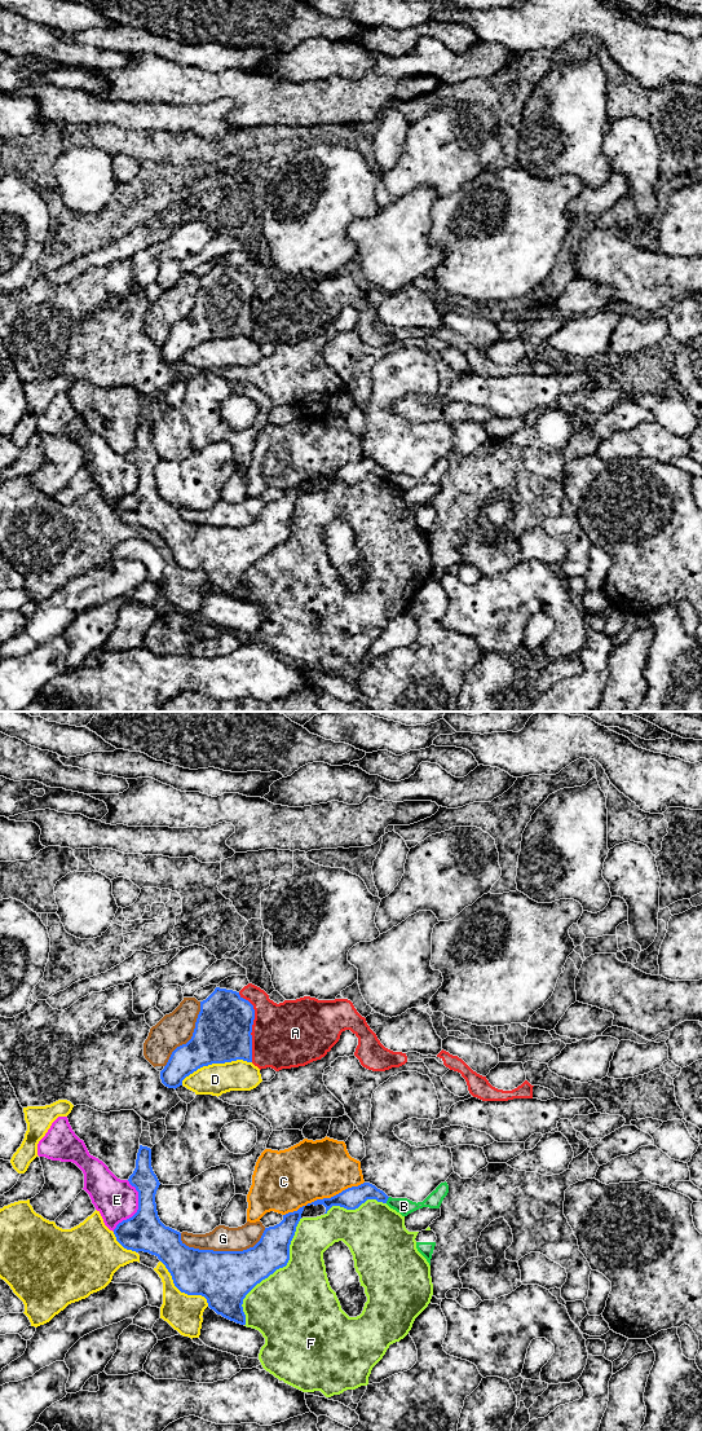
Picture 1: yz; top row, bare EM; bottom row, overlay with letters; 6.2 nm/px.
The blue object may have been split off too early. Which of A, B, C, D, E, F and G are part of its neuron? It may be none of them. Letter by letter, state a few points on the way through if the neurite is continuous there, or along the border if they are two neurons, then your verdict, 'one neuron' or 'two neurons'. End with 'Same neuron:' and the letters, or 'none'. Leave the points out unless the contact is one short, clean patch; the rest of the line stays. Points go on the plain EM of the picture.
A: two neurons
B: border along yz (389, 472), (385, 478); two neurons
C: two neurons
D: two neurons
E: two neurons
F: two neurons
G: two neurons
Same neuron: none

